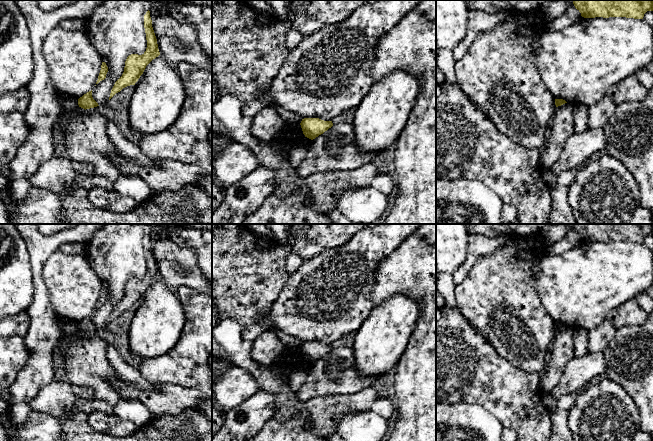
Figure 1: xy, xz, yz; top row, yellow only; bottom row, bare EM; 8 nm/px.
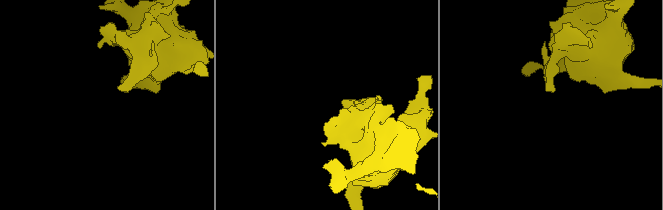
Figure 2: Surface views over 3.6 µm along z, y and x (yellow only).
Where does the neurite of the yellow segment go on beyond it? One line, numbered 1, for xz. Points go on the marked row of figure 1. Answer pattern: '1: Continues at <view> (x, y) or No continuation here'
1: No continuation here

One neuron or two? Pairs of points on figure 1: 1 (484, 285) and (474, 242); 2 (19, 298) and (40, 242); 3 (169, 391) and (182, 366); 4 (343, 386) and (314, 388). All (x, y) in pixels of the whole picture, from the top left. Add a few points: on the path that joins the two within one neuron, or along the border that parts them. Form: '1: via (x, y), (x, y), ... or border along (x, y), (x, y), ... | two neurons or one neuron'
1: border along (498, 247), (490, 253), (483, 255), (464, 278) | two neurons
2: border along (25, 244), (28, 250), (34, 290) | two neurons
3: border along (150, 383), (156, 385), (178, 384), (195, 389) | two neurons
4: via (336, 386), (321, 386) | one neuron

